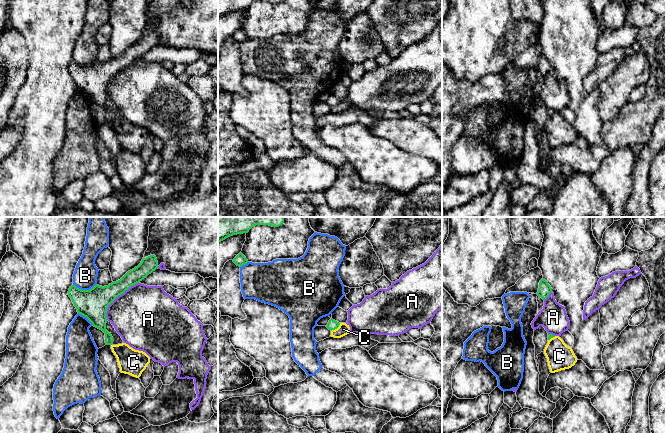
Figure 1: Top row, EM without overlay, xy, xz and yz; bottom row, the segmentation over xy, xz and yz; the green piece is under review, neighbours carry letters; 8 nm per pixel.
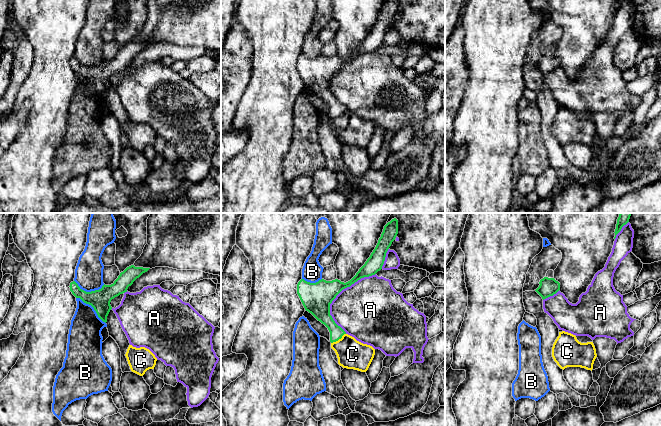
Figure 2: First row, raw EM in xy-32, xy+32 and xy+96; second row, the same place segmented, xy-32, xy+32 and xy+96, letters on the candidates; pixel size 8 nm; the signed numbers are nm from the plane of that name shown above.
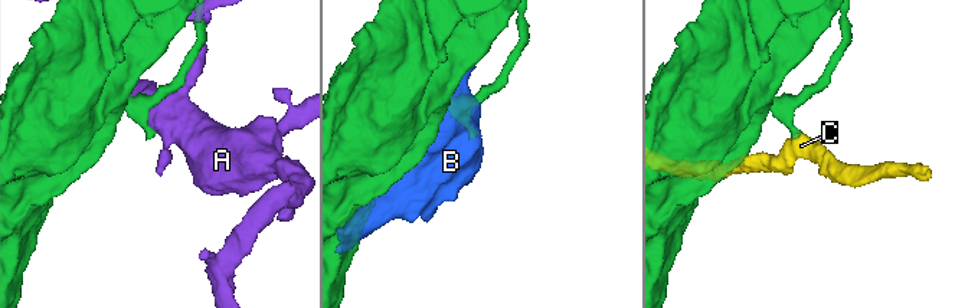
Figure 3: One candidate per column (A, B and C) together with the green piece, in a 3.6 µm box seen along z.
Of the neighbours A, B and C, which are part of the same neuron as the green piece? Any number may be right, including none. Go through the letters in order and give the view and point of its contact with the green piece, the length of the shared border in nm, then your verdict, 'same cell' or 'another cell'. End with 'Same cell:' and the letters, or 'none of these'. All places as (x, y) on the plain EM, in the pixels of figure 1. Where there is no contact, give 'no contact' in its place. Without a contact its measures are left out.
A: xy (116, 73) | 400 nm | another cell
B: xy (85, 66) | 190 nm | another cell
C: xz (336, 104) | 100 nm | another cell
Same cell: none of these

